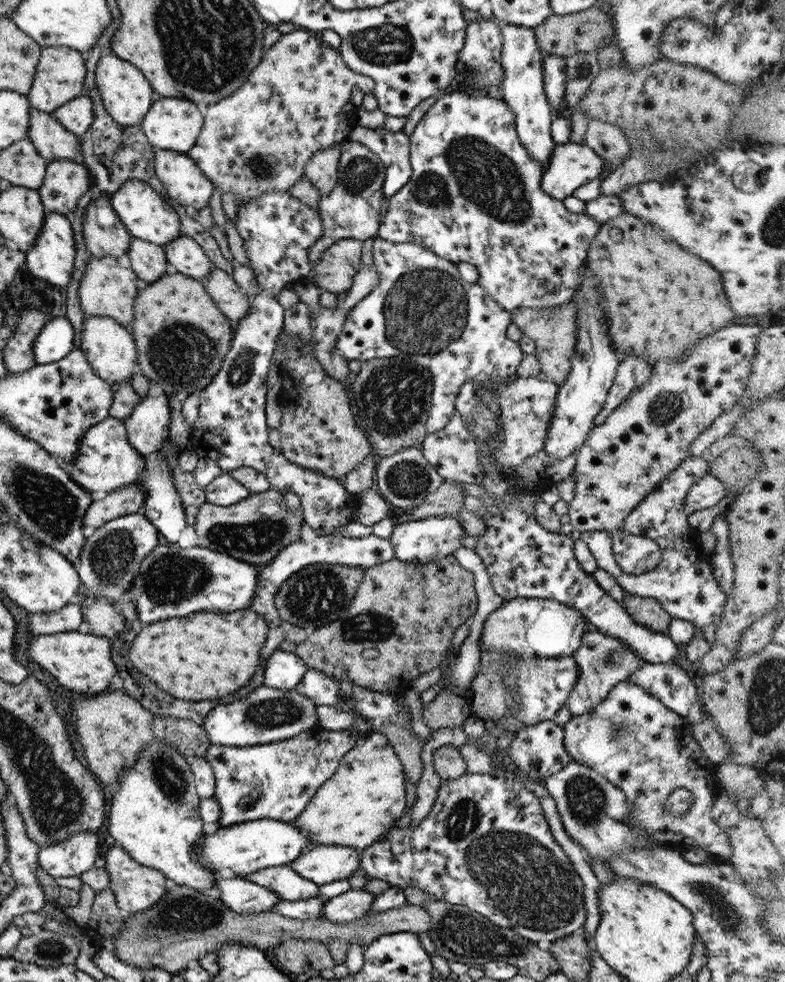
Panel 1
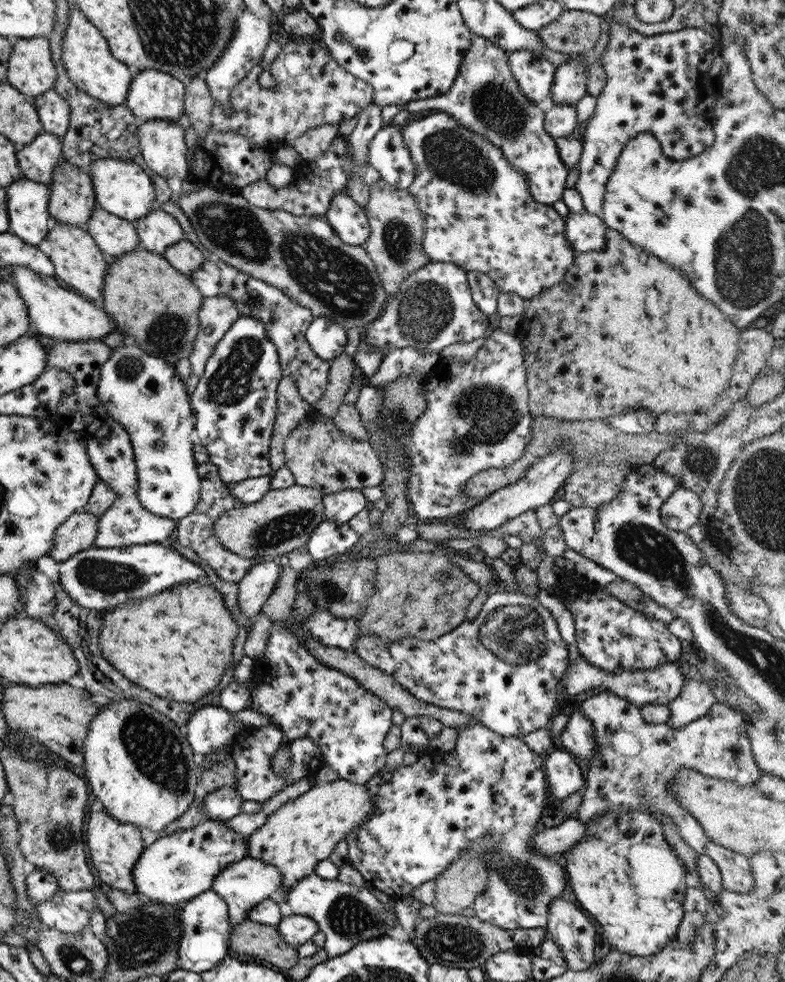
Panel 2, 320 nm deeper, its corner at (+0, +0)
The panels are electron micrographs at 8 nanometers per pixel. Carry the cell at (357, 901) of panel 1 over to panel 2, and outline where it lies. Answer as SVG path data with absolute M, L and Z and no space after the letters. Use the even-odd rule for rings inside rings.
M283 914L276 924L277 933L281 939L291 947L298 948L301 944L309 942L313 934L319 932L319 927L314 920L300 914Z

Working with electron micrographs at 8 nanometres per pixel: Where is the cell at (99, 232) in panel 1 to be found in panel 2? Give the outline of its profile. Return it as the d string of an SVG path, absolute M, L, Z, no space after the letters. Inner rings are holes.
M61 158L53 169L52 179L47 187L49 196L46 210L48 210L52 221L84 228L83 224L89 218L91 209L97 206L90 183L90 175Z

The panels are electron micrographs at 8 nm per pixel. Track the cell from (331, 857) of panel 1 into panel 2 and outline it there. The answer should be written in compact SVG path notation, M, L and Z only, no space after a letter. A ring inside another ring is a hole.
M247 856L230 862L227 867L222 868L213 879L210 889L223 900L226 908L226 921L231 926L247 919L247 911L280 888L280 880L279 871L274 866Z

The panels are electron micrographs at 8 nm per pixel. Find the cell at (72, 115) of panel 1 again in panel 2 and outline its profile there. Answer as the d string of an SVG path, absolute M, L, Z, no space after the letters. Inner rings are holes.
M53 89L32 98L34 108L45 133L62 137L69 123L69 106Z

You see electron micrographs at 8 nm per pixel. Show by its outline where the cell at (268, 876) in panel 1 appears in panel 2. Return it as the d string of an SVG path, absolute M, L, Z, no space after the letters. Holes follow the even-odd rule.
M315 873L301 878L285 893L285 902L291 914L308 916L314 920L319 931L325 934L325 950L328 958L348 952L358 943L379 939L389 928L398 924L396 915L371 893L371 887L345 884L336 878L325 880Z

